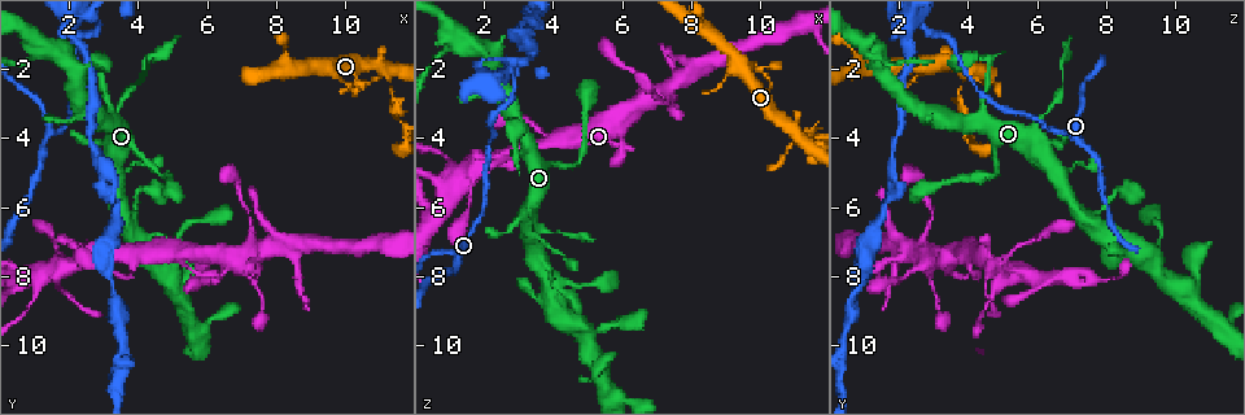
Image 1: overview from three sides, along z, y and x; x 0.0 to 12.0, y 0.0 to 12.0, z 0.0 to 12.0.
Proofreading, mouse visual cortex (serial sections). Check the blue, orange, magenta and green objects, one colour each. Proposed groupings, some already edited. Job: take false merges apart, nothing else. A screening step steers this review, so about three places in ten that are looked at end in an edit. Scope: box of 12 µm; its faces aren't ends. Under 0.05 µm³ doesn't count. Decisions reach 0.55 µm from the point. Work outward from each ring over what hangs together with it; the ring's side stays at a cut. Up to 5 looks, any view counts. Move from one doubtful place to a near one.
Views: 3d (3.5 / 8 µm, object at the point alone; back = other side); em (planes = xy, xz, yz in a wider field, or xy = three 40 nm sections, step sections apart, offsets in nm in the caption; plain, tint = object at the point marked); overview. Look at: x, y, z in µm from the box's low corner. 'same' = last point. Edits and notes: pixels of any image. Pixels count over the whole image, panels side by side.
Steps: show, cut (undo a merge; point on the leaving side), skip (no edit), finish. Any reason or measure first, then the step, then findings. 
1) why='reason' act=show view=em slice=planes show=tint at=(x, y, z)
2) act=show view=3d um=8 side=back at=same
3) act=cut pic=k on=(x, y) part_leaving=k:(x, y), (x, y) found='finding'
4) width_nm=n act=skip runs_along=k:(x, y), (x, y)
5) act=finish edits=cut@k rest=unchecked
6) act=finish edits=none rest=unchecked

why='thin neck' act=show view=em slice=xy step=1 show=tint at=(11.3, 2.8, 3.8)

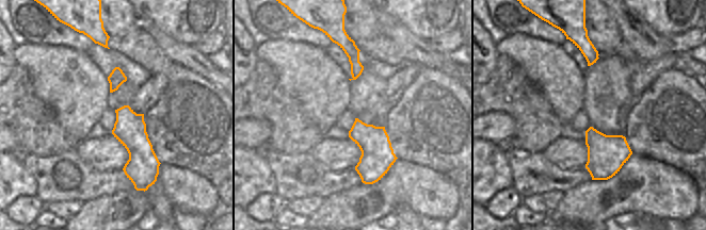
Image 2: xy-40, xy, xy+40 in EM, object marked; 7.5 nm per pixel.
why='see where the arms go' act=show view=3d um=3.5 at=same

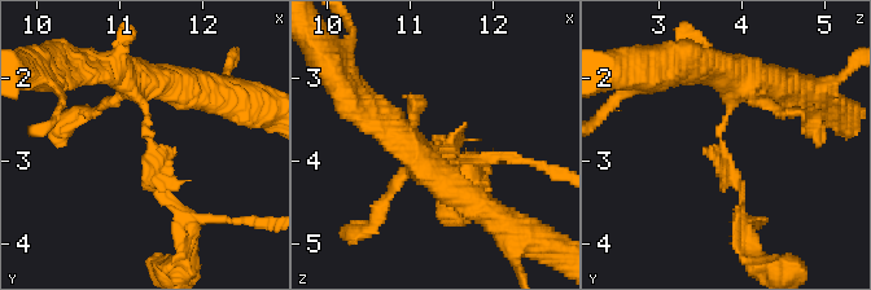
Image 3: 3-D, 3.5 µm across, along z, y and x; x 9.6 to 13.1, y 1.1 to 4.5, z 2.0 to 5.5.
act=cut pic=3 on=(152, 183) part_leaving=3:(149, 149), (193, 245) found='a second cell is stuck on'

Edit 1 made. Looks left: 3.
why='thin neck' act=show view=3d um=3.5 at=(3.4, 3.3, 6.2)

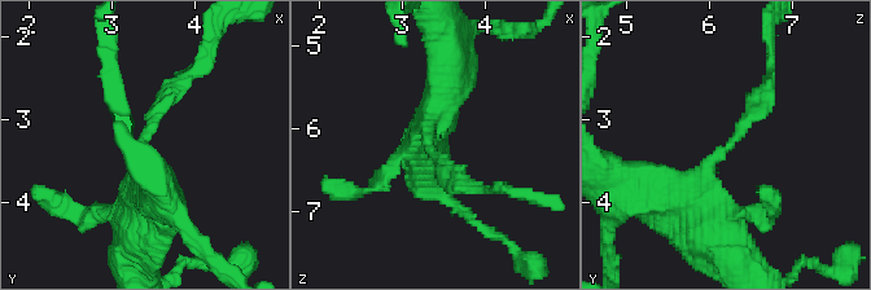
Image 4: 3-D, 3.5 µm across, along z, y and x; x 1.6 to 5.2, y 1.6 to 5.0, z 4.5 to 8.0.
arm_widths_nm=200,450 act=show view=em slice=xy step=3 show=tint at=(3.35, 3.30, 6.25)

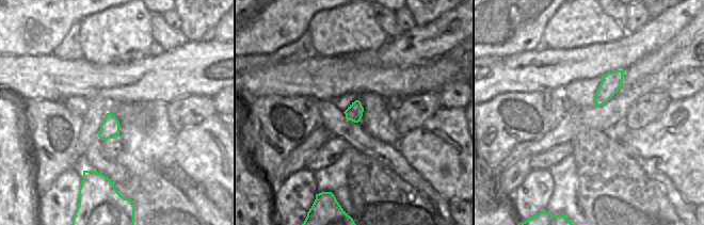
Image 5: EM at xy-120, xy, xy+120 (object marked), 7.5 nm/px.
why='another direction' act=show view=em slice=xy step=5 show=tint at=same

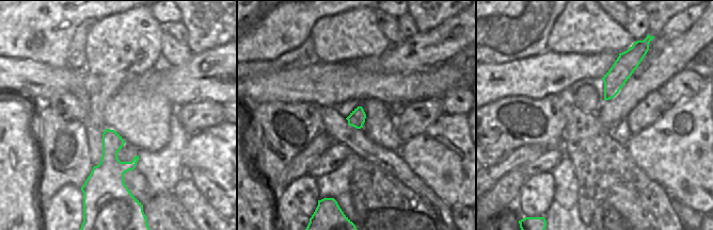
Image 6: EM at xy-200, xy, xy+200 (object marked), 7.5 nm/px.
act=cut pic=4 on=(756, 115) part_leaving=4:(727, 148), (767, 92), (770, 52) found='two cells meet here'

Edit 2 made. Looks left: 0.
act=finish edits=cut@3,cut@4 rest=unchecked

